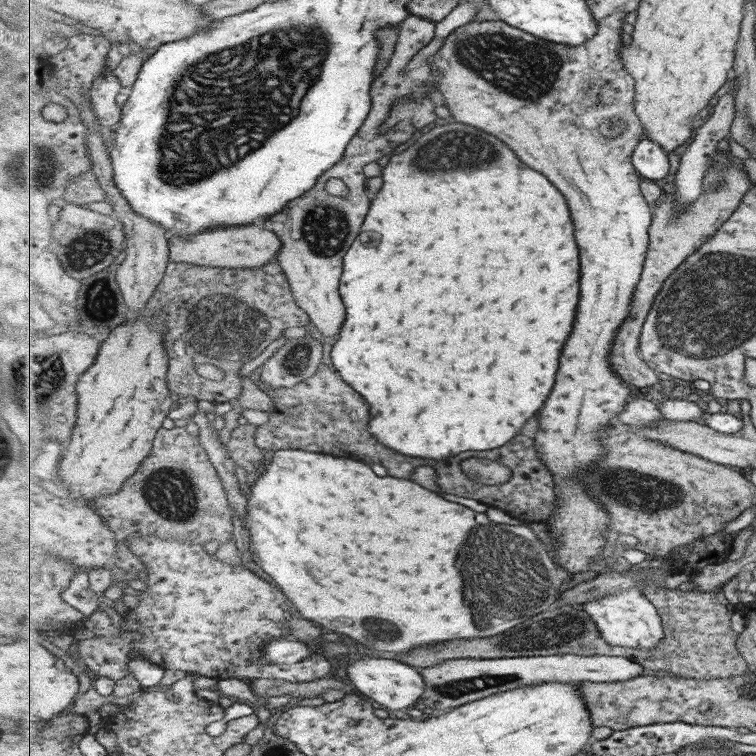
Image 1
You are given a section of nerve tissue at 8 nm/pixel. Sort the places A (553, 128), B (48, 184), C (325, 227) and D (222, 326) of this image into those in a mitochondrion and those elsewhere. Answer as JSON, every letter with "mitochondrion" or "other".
{"A":"other","B":"mitochondrion","C":"mitochondrion","D":"mitochondrion"}

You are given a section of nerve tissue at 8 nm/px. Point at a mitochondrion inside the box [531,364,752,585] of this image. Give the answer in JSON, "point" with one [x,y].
{"point":[625,487]}

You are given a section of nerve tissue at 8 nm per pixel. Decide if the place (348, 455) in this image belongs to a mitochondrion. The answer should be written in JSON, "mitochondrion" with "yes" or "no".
{"mitochondrion":"no"}

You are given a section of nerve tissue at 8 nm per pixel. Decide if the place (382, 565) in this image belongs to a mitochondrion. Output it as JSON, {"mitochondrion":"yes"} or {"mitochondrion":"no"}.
{"mitochondrion":"no"}

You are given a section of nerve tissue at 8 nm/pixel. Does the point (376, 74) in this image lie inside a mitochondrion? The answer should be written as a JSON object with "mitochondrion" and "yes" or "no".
{"mitochondrion":"no"}

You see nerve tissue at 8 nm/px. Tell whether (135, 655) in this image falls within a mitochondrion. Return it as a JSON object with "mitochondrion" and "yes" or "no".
{"mitochondrion":"no"}

